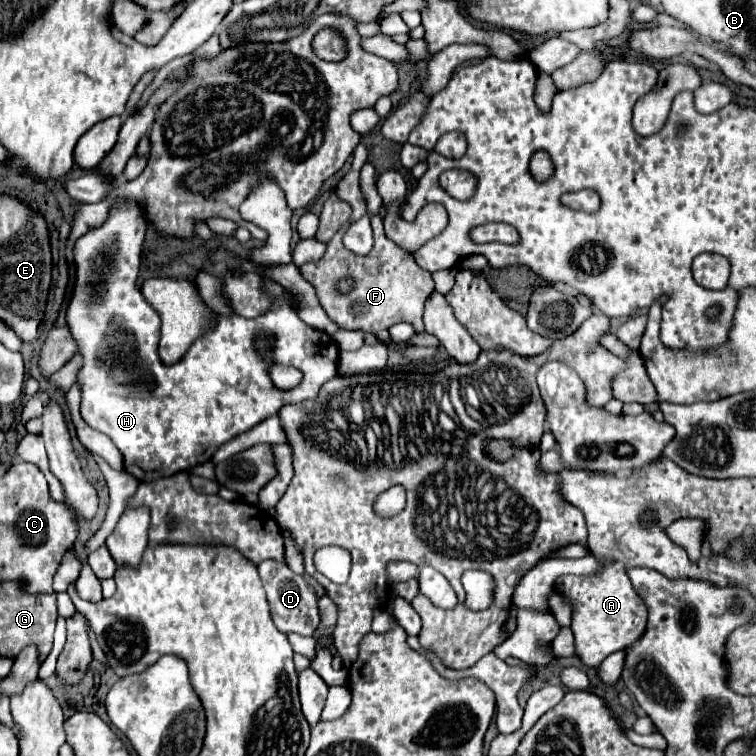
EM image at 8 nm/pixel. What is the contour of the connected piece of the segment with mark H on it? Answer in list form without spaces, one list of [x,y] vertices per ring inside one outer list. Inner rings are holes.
[[[116,199],[114,205],[110,205],[110,217],[104,221],[104,225],[100,225],[98,229],[90,229],[74,243],[76,279],[66,309],[66,325],[72,339],[76,341],[76,355],[82,357],[82,365],[76,375],[76,383],[82,395],[82,419],[114,441],[124,457],[124,471],[134,475],[138,481],[170,477],[178,471],[188,471],[194,465],[210,461],[222,443],[248,431],[270,415],[276,415],[278,409],[286,403],[314,399],[322,383],[336,377],[338,373],[336,341],[328,333],[302,323],[286,303],[286,289],[266,275],[262,277],[262,289],[272,299],[272,307],[268,309],[268,313],[256,319],[215,314],[216,327],[192,343],[192,349],[188,349],[188,353],[182,357],[182,363],[176,363],[172,367],[164,365],[158,357],[158,311],[142,297],[142,291],[136,287],[136,271],[140,269],[146,231],[148,221],[146,213],[142,213],[142,205],[134,205],[134,201],[122,201],[122,205],[118,205]],[[262,329],[270,329],[270,353],[258,353],[258,333],[262,333]],[[274,361],[278,361],[280,365],[294,365],[296,369],[302,369],[302,383],[296,385],[296,389],[278,389],[270,381],[270,365]]]

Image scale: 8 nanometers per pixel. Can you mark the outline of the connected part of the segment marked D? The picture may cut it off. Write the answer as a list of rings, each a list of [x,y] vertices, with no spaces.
[[[264,561],[258,565],[258,575],[262,579],[262,585],[266,589],[266,599],[270,605],[272,621],[274,625],[284,633],[298,633],[302,637],[314,637],[318,629],[318,599],[314,591],[306,585],[304,577],[292,573],[286,565],[276,563],[276,561]]]

